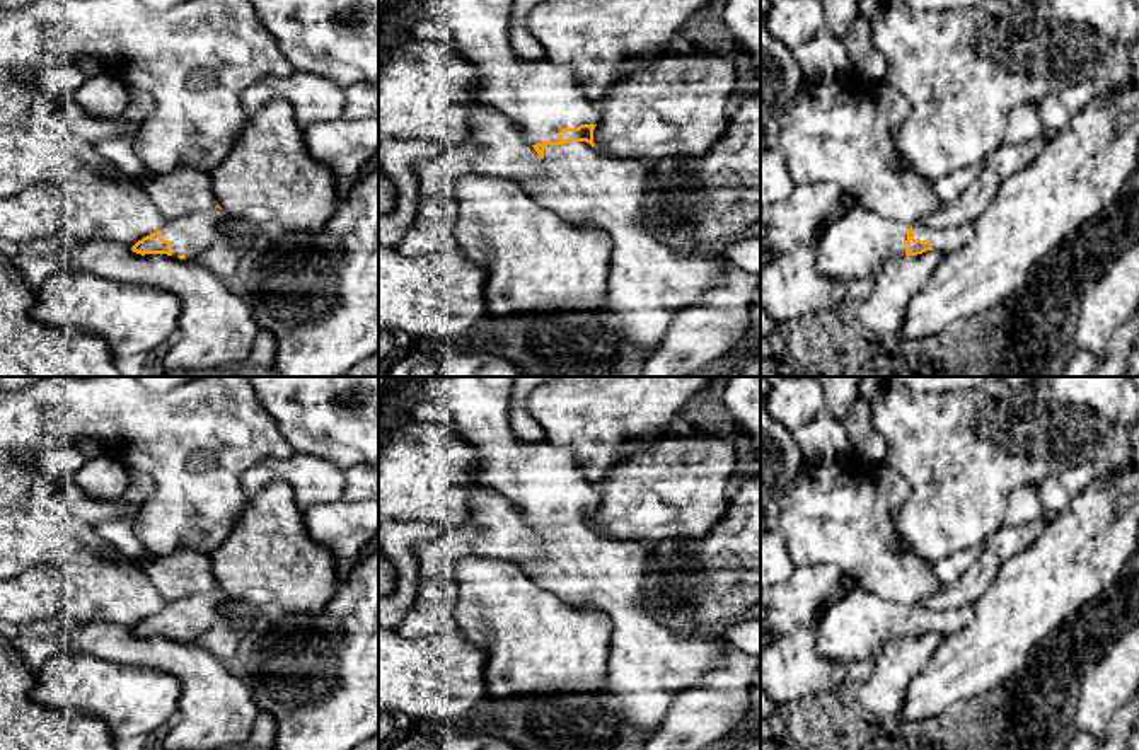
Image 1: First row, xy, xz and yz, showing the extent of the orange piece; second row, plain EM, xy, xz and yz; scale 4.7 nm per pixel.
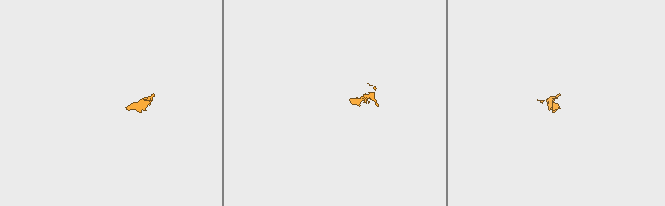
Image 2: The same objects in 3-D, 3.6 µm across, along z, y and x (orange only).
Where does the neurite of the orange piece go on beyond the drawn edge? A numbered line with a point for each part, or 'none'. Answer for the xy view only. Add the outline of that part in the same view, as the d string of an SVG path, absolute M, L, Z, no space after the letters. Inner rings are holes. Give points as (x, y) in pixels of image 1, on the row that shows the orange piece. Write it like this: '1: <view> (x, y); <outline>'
1: xy (198, 236); M220 208L194 211L165 222L162 239L172 245L172 256L199 262L215 276L234 281L237 268L251 251L254 239L230 237L223 232L227 216Z

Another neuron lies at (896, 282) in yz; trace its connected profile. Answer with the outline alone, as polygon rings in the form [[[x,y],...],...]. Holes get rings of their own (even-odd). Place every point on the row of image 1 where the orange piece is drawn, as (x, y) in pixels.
[[[933,249],[875,266],[868,293],[859,303],[859,322],[893,346],[900,336],[909,302],[926,286],[941,259],[943,256]]]

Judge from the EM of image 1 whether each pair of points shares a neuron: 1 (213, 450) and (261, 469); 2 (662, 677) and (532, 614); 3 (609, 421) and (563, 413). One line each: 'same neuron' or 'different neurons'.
1: different neurons
2: different neurons
3: same neuron

